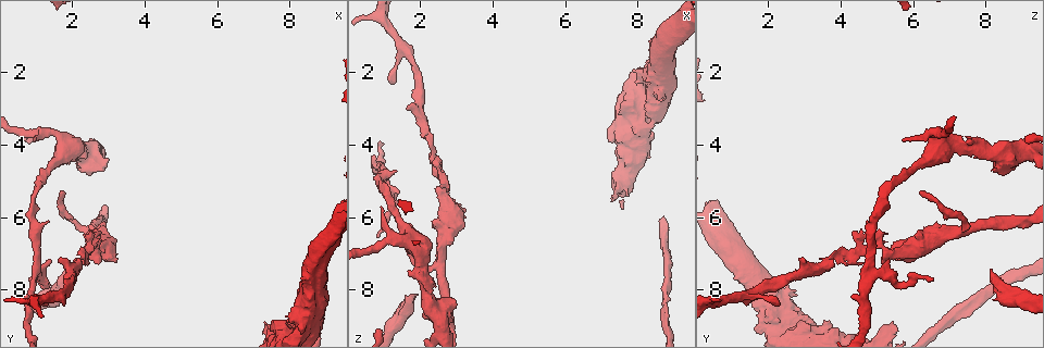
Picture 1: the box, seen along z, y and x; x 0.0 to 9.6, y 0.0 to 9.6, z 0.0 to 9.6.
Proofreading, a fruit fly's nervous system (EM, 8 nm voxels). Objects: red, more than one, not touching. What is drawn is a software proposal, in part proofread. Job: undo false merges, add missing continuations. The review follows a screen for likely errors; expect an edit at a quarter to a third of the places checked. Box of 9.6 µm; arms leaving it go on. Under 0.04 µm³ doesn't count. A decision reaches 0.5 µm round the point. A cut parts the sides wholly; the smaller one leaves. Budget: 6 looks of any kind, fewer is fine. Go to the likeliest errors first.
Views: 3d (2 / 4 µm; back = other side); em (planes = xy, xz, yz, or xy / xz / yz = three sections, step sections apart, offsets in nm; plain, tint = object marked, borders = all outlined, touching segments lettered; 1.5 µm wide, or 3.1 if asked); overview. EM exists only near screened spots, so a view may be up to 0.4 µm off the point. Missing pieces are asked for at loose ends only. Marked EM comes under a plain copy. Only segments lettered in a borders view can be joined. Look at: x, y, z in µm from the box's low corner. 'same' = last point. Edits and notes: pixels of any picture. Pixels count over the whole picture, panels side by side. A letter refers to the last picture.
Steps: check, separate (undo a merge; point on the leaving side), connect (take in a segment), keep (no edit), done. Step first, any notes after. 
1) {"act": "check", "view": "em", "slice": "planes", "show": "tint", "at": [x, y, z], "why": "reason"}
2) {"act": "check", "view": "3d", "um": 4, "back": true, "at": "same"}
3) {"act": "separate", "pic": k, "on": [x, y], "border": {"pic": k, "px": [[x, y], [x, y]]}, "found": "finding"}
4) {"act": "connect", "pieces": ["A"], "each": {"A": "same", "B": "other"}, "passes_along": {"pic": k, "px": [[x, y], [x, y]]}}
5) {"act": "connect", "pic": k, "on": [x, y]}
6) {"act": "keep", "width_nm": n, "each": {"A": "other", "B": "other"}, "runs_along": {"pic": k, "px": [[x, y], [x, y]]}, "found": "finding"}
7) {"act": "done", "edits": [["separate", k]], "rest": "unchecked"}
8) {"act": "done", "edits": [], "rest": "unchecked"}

{"act": "check", "view": "3d", "um": 2, "at": [7.30, 8.90, 5.40], "why": "free end"}

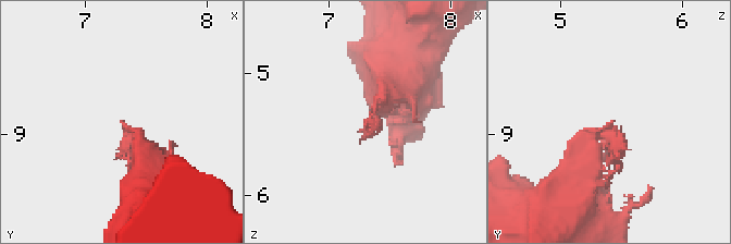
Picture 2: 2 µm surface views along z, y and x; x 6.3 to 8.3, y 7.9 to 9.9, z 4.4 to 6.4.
{"act": "check", "view": "em", "slice": "planes", "show": "borders", "at": [7.32, 8.92, 5.46]}

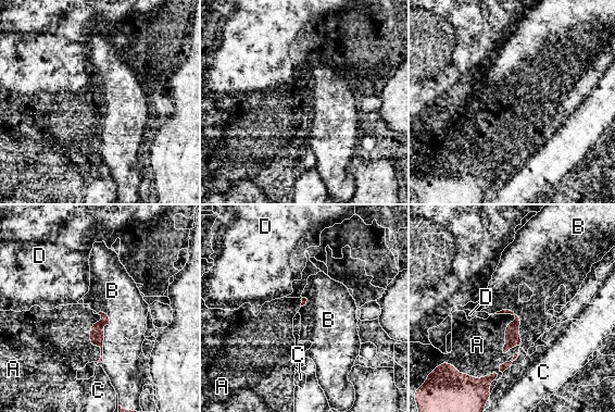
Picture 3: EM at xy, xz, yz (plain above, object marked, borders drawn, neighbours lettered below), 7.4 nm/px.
{"act": "connect", "pieces": ["B"], "each": {"A": "other", "B": "same", "C": "other", "D": "other"}, "found": "it goes on there"}

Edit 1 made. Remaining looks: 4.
{"act": "check", "view": "overview", "why": "see it whole again"}

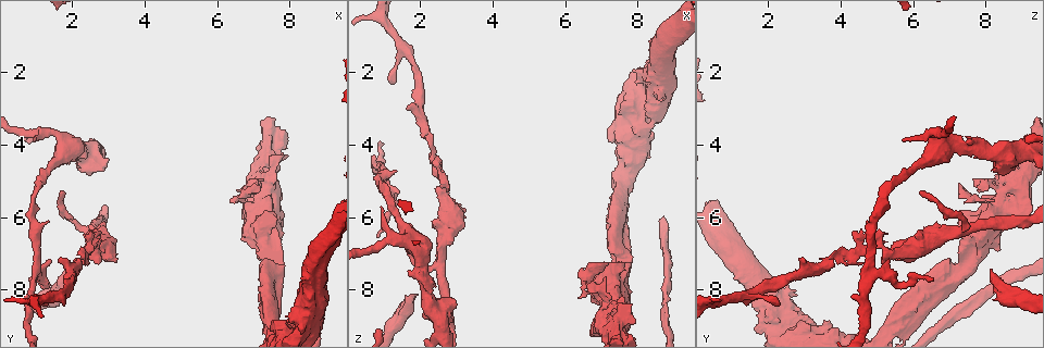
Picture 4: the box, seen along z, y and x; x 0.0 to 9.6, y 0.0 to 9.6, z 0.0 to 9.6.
{"act": "check", "view": "3d", "um": 4, "back": true, "at": [0.75, 7.65, 6.55], "why": "an open end"}

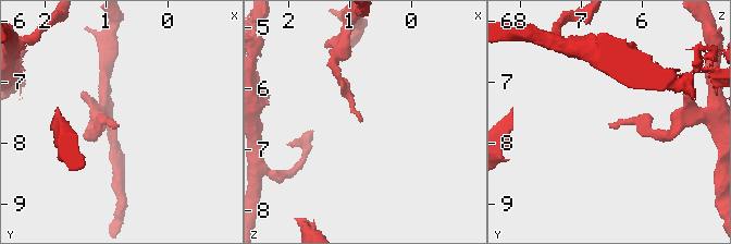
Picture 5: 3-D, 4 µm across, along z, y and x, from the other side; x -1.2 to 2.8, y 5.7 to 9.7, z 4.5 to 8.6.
{"act": "check", "view": "em", "slice": "xz", "step": 4, "show": "tint", "at": [0.80, 7.75, 6.55]}

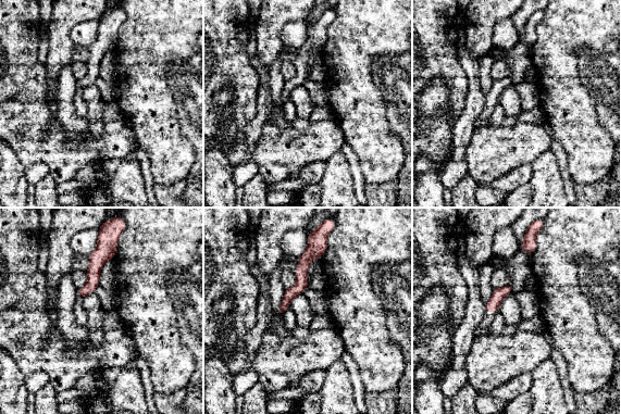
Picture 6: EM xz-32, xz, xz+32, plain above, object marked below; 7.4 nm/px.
{"act": "check", "view": "em", "slice": "planes", "show": "borders", "at": "same", "why": "cut it another way"}

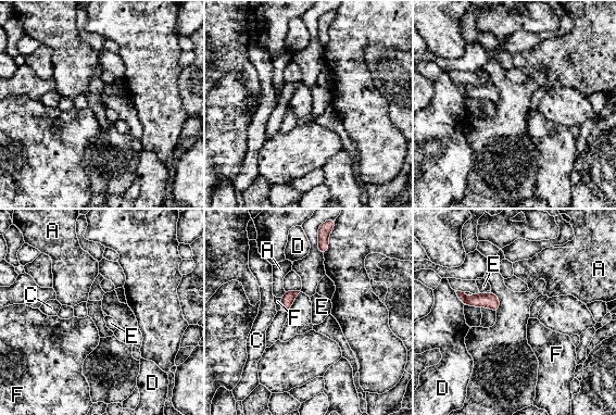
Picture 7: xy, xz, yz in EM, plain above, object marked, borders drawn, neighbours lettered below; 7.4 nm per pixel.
{"act": "keep", "each": {"A": "other", "C": "other", "D": "other", "E": "other", "F": "other"}, "runs_along": {"pic": 7, "px": [[461, 294], [497, 305]]}, "found": "no lettered segment goes on from it"}

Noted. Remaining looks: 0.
{"act": "done", "edits": [["connect", 3]], "rest": "unchecked"}

